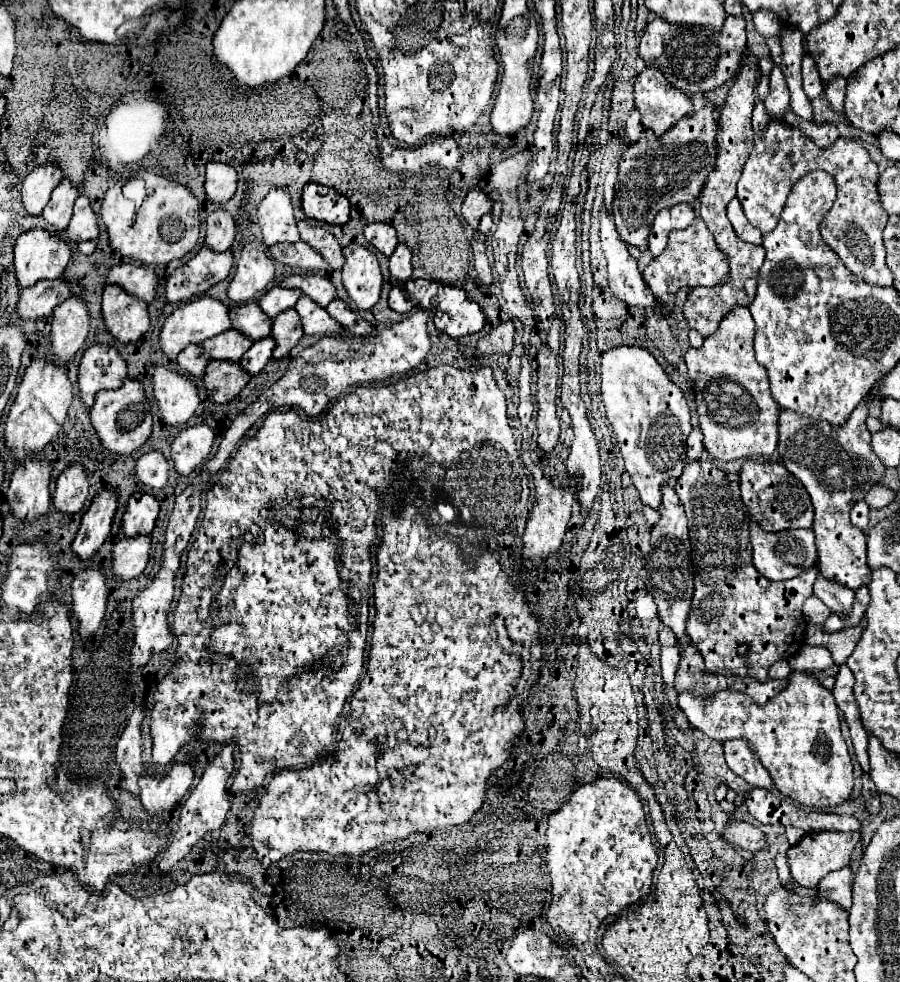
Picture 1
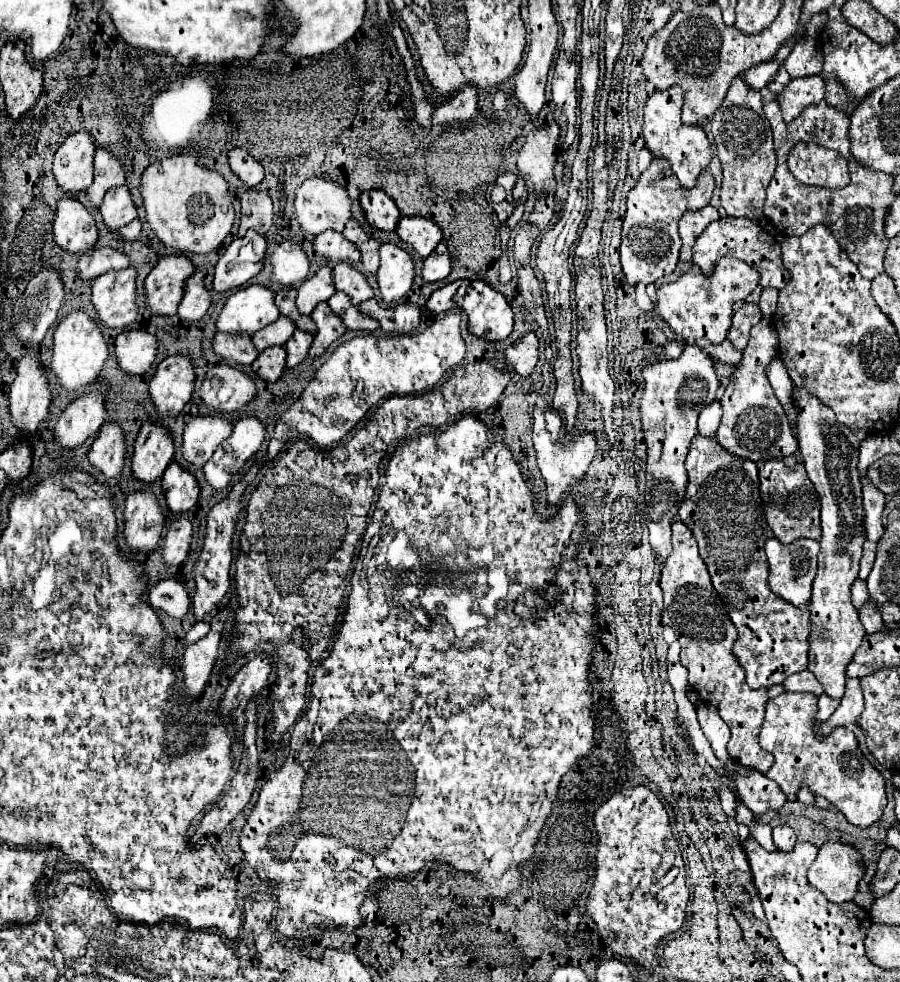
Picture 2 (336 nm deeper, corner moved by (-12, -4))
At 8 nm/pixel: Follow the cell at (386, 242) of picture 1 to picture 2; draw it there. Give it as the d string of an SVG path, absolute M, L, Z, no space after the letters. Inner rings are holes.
M420 216L400 218L396 226L396 234L402 238L402 242L410 244L422 258L426 258L442 240L440 228L434 222Z

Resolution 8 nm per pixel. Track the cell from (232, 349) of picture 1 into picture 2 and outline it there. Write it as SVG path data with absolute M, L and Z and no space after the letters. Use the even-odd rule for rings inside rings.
M280 316L276 322L266 326L264 330L256 332L252 336L252 344L256 346L258 352L262 352L262 350L266 350L270 346L284 346L294 330L296 330L294 322L290 318L286 318L286 316Z

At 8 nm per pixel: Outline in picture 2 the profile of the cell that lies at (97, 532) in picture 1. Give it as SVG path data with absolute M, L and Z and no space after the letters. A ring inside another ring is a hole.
M144 422L134 442L132 476L140 482L152 484L158 480L174 454L174 444L160 424Z

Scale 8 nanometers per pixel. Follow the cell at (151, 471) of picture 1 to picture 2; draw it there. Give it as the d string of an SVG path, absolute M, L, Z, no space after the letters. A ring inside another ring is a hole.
M198 416L184 428L182 456L188 464L202 468L218 444L228 438L232 424L220 416Z

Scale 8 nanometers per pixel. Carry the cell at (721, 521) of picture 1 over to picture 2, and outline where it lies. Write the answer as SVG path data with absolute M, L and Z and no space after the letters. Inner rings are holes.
M698 434L692 440L686 470L690 480L678 516L696 536L712 584L738 630L732 654L736 654L736 660L744 668L750 688L758 690L782 684L790 674L806 668L812 620L808 606L792 606L768 586L764 542L772 536L772 530L766 524L758 492L758 468L754 462L722 450L716 438Z

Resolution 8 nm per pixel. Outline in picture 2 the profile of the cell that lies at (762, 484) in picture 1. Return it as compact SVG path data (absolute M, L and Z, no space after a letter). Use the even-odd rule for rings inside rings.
M766 460L760 466L760 496L766 522L780 542L792 542L796 538L820 540L820 500L802 462Z

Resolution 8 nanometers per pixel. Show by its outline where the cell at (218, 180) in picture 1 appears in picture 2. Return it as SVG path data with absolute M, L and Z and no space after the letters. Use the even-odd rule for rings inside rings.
M240 148L230 150L228 164L230 164L232 172L250 188L258 186L262 182L262 178L264 178L264 168L250 154L246 154Z

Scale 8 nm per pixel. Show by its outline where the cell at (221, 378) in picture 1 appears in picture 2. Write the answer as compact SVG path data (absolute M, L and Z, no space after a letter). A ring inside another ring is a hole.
M284 346L268 348L258 354L258 358L252 362L252 370L264 380L264 382L276 382L284 370L286 362L286 350Z

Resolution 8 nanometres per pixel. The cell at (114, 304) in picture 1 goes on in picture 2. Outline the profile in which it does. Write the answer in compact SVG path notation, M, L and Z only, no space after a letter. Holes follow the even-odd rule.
M184 256L162 258L144 282L148 310L158 316L174 316L184 294L184 280L192 272L194 266Z

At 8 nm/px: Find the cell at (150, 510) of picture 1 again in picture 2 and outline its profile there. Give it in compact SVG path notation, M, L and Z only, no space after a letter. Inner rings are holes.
M176 462L168 464L162 476L162 490L166 496L168 510L172 514L188 512L196 504L198 492L200 492L196 478L190 472L182 470Z

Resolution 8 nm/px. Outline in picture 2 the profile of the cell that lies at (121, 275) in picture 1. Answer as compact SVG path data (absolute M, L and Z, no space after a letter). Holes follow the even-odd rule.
M200 272L192 274L192 278L188 278L188 282L184 284L184 298L180 300L180 306L178 306L178 318L190 320L190 322L200 320L206 314L210 300L212 296L204 288Z

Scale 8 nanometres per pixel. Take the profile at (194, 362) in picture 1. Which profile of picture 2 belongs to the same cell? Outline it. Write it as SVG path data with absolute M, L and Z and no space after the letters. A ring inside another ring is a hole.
M222 332L214 336L214 352L222 358L222 362L236 368L250 366L258 356L258 350L250 342L250 336L222 334Z

